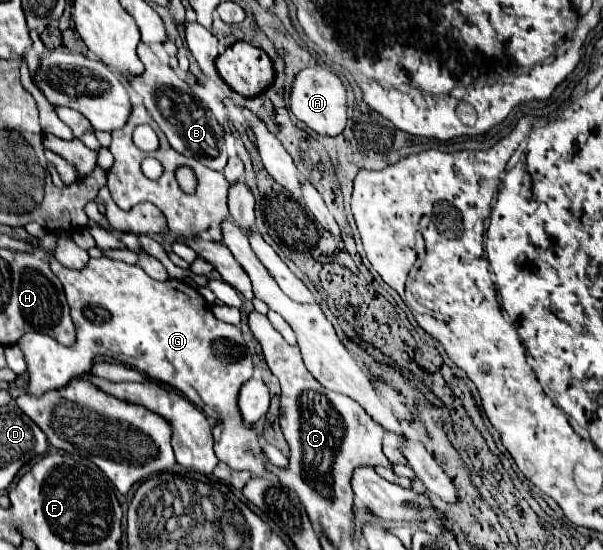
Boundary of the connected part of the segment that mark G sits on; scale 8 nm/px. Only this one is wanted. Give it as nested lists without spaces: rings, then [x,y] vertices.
[[[50,253],[50,269],[64,285],[66,301],[72,309],[72,321],[76,325],[76,343],[63,346],[38,331],[29,331],[18,341],[18,347],[28,363],[28,391],[32,395],[64,387],[70,377],[90,371],[94,361],[100,357],[126,363],[140,369],[146,377],[174,387],[188,401],[196,405],[202,401],[204,405],[216,409],[216,419],[222,421],[224,427],[232,423],[230,439],[226,439],[224,431],[214,437],[216,457],[236,471],[246,469],[258,477],[266,475],[266,457],[260,449],[258,435],[242,423],[236,407],[236,393],[254,371],[252,357],[246,347],[238,347],[228,341],[226,323],[212,315],[210,307],[194,287],[174,279],[154,281],[142,271],[142,267],[106,257],[90,259],[86,267],[76,271],[60,265],[54,253]]]

